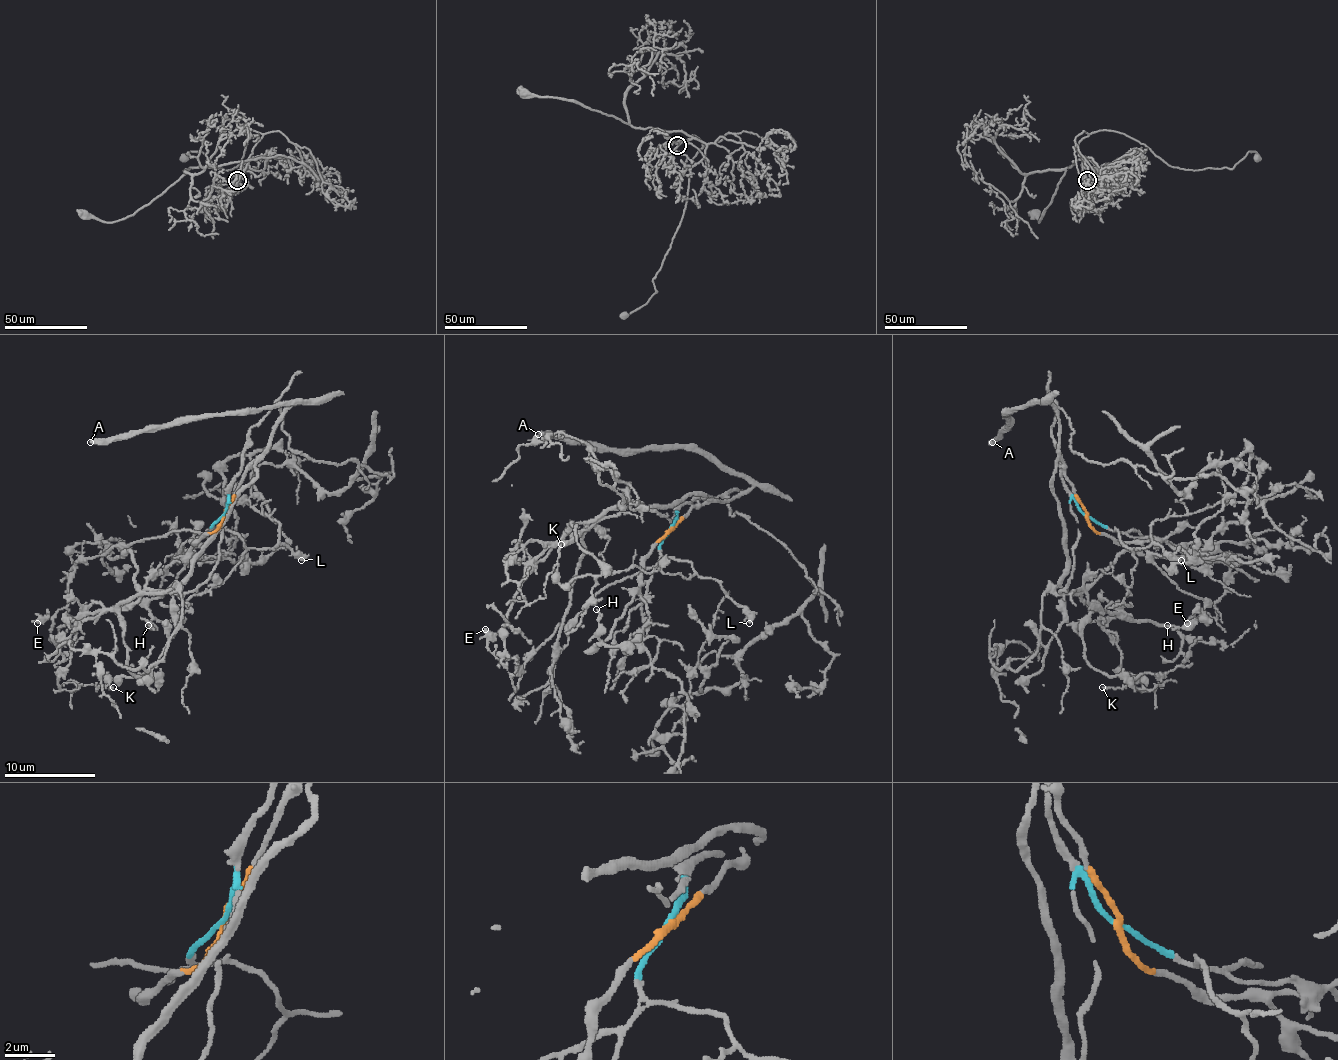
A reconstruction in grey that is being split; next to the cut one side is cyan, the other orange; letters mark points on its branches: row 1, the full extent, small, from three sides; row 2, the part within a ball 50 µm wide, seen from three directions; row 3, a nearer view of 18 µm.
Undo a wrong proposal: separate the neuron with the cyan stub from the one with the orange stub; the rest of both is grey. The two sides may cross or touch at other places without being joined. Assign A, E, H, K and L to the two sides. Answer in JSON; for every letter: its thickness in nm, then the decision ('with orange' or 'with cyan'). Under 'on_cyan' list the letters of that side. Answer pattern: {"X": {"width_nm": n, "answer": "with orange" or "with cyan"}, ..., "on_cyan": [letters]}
{"A": {"width_nm": 400, "answer": "with orange"}, "E": {"width_nm": 280, "answer": "with cyan"}, "H": {"width_nm": 120, "answer": "with orange"}, "K": {"width_nm": 180, "answer": "with orange"}, "L": {"width_nm": 360, "answer": "with cyan"}, "on_cyan": ["E", "L"]}

